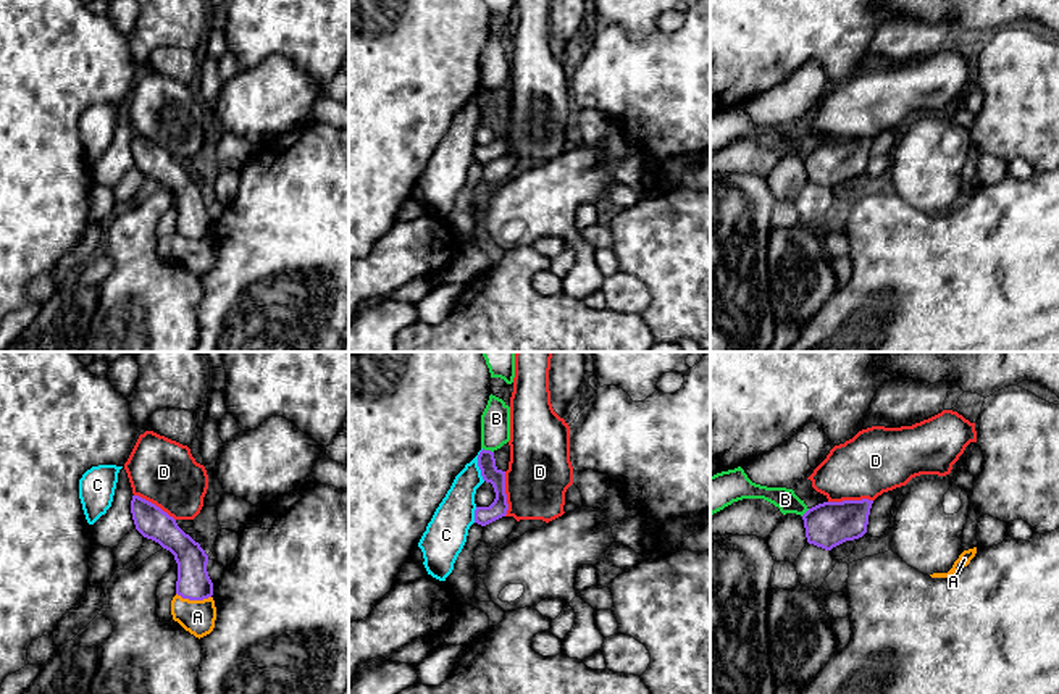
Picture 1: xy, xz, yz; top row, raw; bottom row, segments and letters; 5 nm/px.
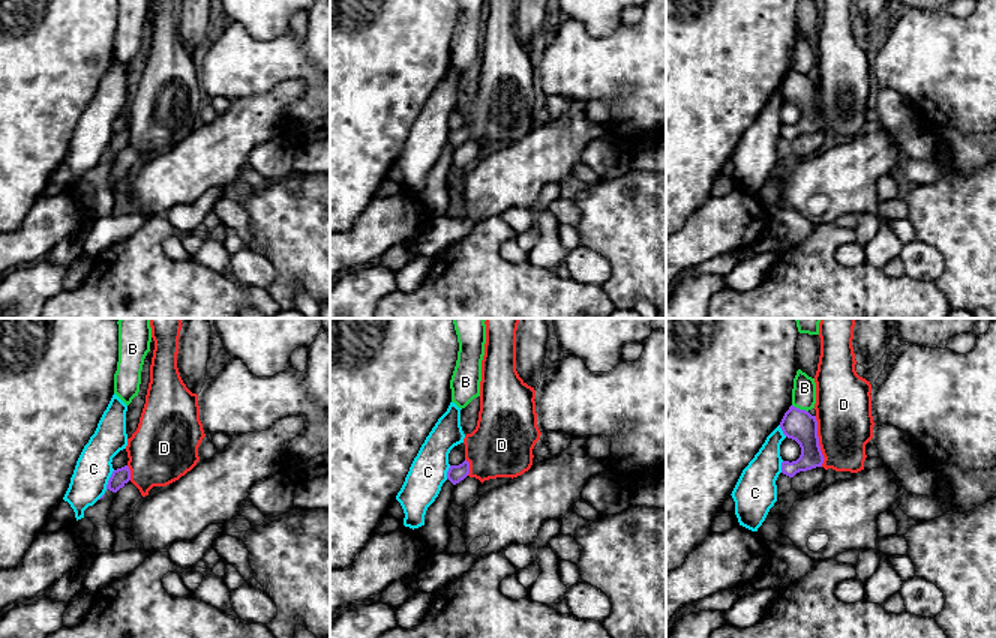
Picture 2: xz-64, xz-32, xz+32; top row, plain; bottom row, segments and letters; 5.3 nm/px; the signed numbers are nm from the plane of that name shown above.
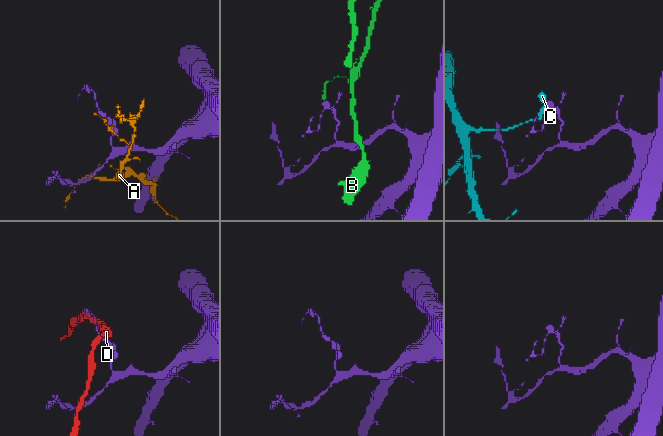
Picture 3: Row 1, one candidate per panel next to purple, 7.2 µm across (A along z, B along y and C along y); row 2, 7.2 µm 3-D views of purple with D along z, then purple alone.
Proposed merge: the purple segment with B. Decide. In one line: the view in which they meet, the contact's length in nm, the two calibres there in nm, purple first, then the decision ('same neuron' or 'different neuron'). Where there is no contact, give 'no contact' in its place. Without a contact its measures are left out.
xz | 60 nm | 90/140 nm | different neuron

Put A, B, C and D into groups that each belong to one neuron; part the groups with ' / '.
A / B / C / D

